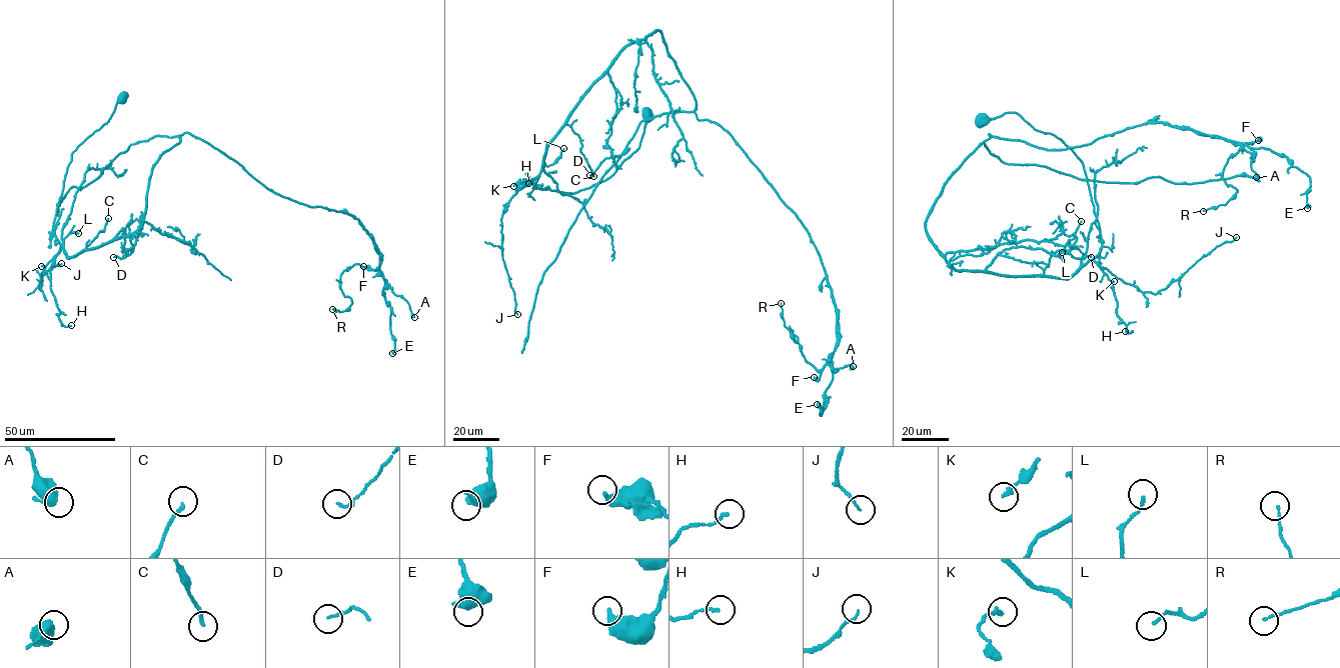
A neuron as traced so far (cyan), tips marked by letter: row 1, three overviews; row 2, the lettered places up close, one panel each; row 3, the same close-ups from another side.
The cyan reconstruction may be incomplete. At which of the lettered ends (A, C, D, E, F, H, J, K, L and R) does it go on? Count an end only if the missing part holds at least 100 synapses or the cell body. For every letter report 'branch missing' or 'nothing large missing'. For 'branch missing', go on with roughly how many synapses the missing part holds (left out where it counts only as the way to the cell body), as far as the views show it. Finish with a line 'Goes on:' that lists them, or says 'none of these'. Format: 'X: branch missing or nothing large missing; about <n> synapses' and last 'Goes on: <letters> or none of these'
A: nothing large missing
C: nothing large missing
D: nothing large missing
E: nothing large missing
F: nothing large missing
H: nothing large missing
J: nothing large missing
K: nothing large missing
L: nothing large missing
R: nothing large missing
Goes on: none of these

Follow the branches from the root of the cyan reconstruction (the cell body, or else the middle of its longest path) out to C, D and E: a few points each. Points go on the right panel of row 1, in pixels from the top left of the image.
C: (982, 120), (1016, 112), (1060, 138), (1083, 165), (1101, 250), (1069, 277), (1044, 275), (1081, 221)
D: (982, 120), (1016, 112), (1073, 150), (1102, 241), (1066, 278), (986, 270), (1016, 247), (1091, 257)
E: (982, 120), (1073, 150), (1102, 248), (957, 270), (926, 219), (989, 133), (1188, 127), (1283, 154), (1307, 208)

